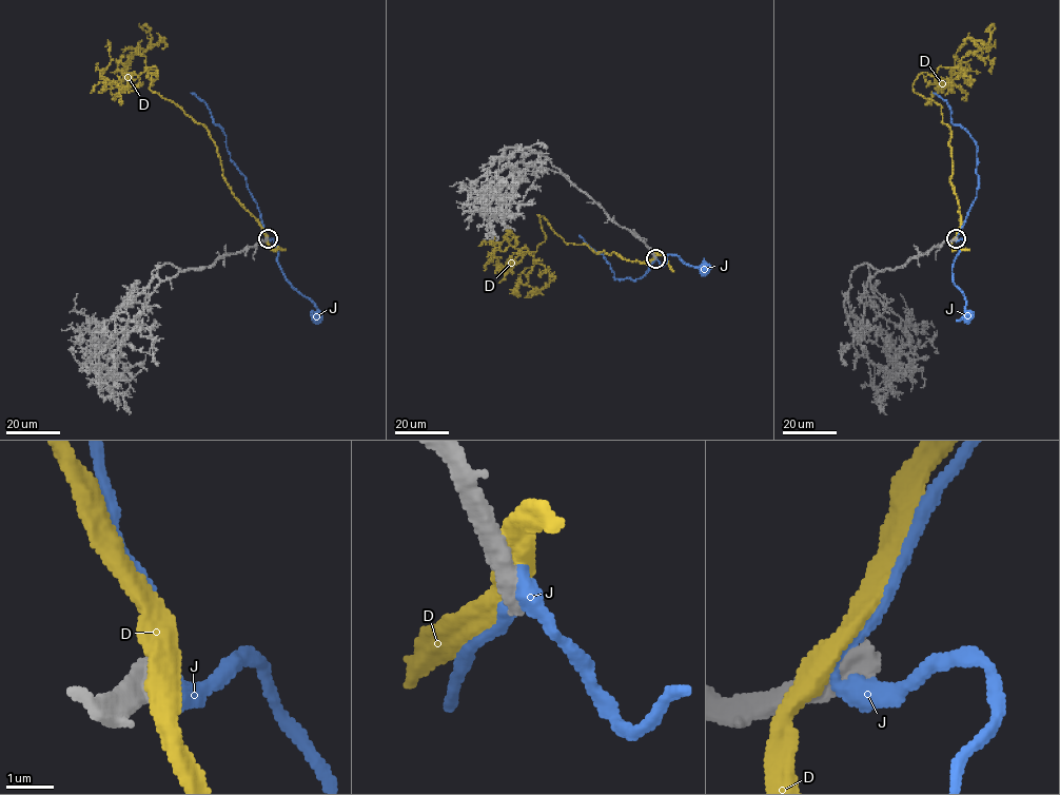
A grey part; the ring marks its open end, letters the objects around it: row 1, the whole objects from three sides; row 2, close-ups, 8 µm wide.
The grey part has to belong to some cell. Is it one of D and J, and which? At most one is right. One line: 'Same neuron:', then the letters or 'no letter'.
Same neuron: no letter

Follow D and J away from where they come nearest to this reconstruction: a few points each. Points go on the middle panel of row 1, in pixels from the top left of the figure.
D: (655, 256), (630, 260), (567, 244), (537, 215), (545, 239), (534, 252), (493, 250), (496, 265)
J: (655, 257), (662, 266), (667, 254), (675, 254), (686, 263), (706, 268), (704, 270)

